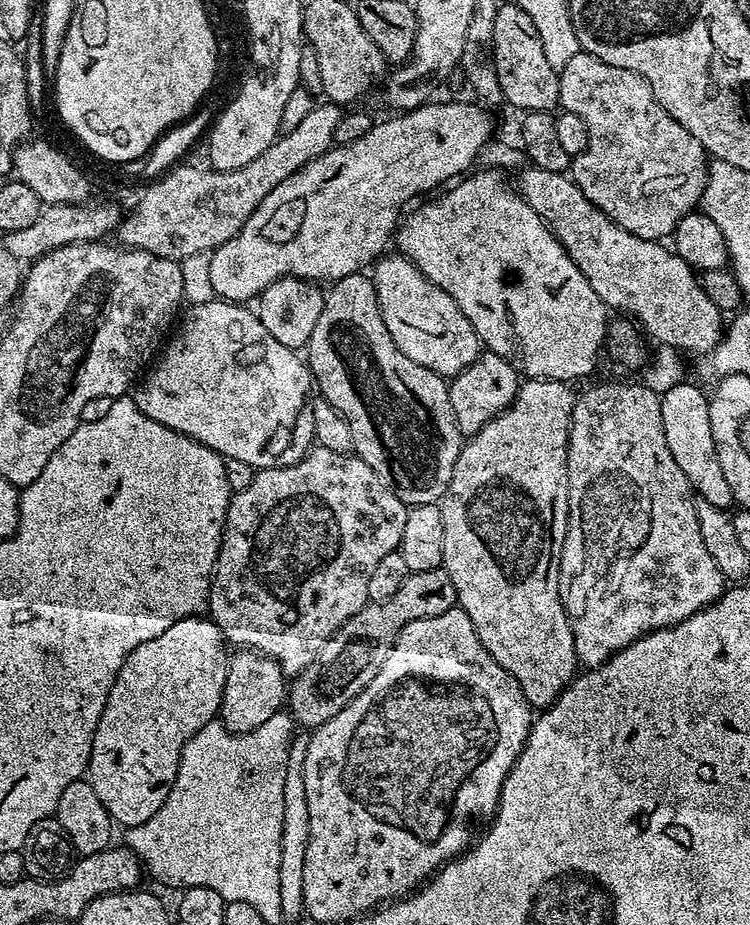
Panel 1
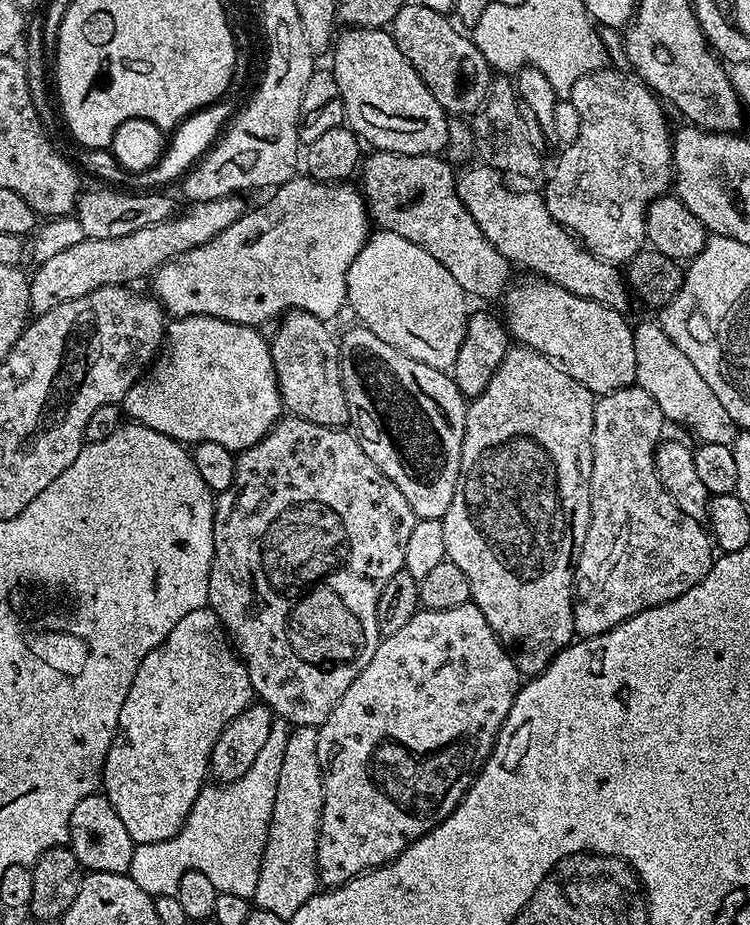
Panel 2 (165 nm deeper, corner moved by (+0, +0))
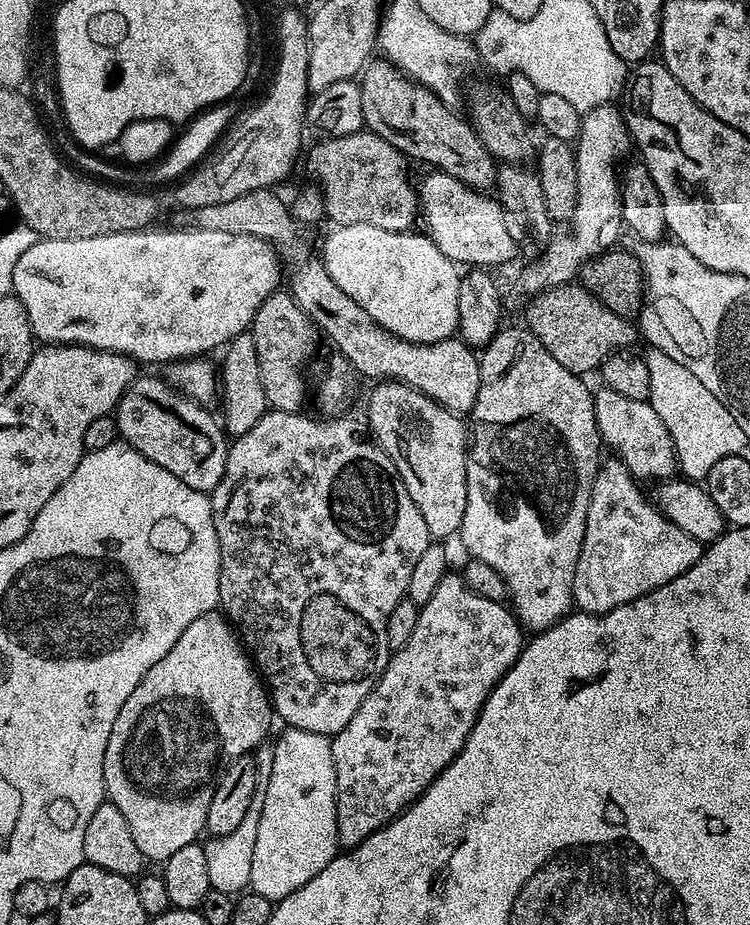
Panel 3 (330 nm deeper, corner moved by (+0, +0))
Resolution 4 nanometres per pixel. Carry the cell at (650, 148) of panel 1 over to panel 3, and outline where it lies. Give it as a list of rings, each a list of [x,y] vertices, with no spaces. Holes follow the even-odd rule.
[[[603,104],[594,110],[583,113],[580,122],[580,134],[574,141],[576,149],[576,165],[578,166],[578,194],[574,214],[570,221],[572,229],[569,232],[553,235],[552,241],[544,247],[543,252],[535,257],[534,262],[528,262],[528,265],[520,272],[520,277],[512,284],[512,289],[507,289],[506,300],[512,304],[523,305],[526,298],[537,296],[539,292],[550,288],[556,288],[559,284],[571,284],[580,275],[580,268],[590,258],[601,256],[603,252],[615,249],[617,247],[616,239],[620,232],[625,231],[624,215],[622,214],[622,202],[620,201],[620,182],[618,179],[618,168],[616,172],[616,163],[630,152],[630,137],[628,126],[624,122],[623,111],[612,104]]]

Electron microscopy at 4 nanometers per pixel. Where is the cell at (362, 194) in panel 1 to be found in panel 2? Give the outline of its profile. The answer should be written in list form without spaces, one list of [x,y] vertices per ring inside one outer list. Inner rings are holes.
[[[307,174],[293,176],[269,195],[273,196],[265,202],[264,208],[247,211],[238,218],[238,222],[234,222],[234,226],[226,226],[226,230],[210,242],[157,268],[154,273],[156,299],[172,318],[217,316],[239,324],[264,326],[267,320],[275,321],[293,308],[303,308],[319,320],[332,322],[346,308],[346,278],[350,262],[358,258],[358,250],[362,250],[370,235],[370,217],[364,193],[359,187],[352,186],[348,182],[313,180]]]

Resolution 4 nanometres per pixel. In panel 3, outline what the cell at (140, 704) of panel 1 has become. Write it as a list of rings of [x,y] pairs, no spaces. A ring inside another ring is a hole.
[[[219,611],[207,612],[202,614],[202,618],[194,618],[194,622],[190,622],[190,626],[182,630],[182,638],[178,638],[178,642],[170,646],[170,654],[154,662],[154,666],[146,670],[142,682],[134,686],[134,694],[130,694],[130,698],[126,698],[126,702],[122,705],[122,710],[118,710],[118,718],[114,718],[114,730],[110,730],[110,742],[106,742],[104,790],[110,803],[118,806],[118,810],[122,810],[122,818],[126,818],[126,826],[130,826],[130,834],[134,834],[134,842],[138,845],[138,850],[142,850],[145,861],[163,862],[170,858],[170,854],[182,850],[182,846],[197,843],[201,839],[200,832],[202,836],[205,831],[206,814],[214,798],[218,773],[222,765],[235,760],[238,756],[255,753],[256,749],[269,739],[268,731],[272,728],[272,720],[274,721],[274,709],[267,687],[231,623]]]

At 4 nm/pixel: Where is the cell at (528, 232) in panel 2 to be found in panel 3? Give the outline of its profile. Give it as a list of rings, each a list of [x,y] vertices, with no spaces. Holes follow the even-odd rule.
[[[429,171],[424,181],[419,181],[420,197],[419,215],[426,227],[427,235],[457,266],[479,266],[489,270],[495,264],[508,264],[518,249],[514,238],[510,238],[510,230],[504,225],[504,215],[500,209],[499,199],[485,194],[483,191],[458,182],[458,178],[450,178],[445,172]]]

